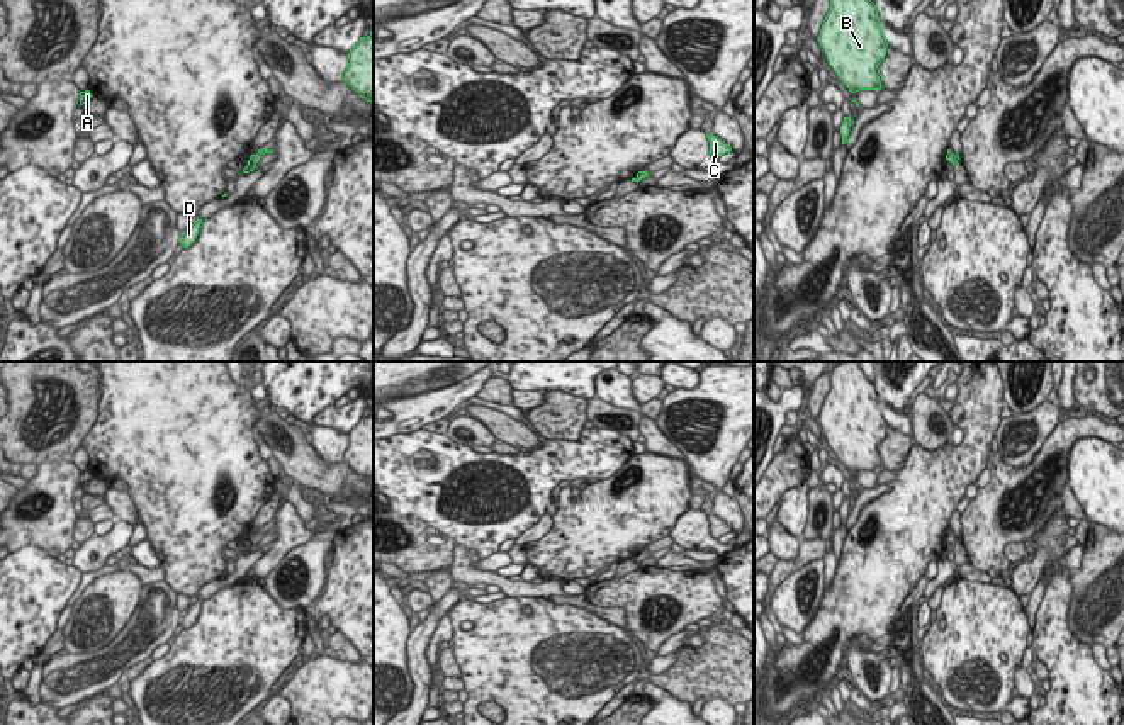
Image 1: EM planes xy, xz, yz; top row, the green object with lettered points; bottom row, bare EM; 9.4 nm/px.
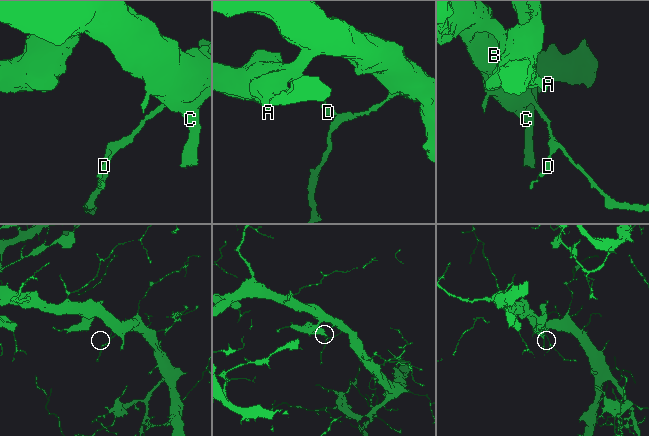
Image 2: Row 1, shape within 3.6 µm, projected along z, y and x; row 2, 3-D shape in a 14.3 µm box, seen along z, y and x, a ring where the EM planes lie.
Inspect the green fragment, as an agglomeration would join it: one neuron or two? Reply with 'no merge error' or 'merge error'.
no merge error

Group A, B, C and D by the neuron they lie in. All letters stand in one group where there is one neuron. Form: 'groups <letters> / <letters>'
groups A B C D

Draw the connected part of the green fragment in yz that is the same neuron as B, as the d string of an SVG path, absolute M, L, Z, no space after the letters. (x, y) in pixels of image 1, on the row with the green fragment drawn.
M830 0L818 42L849 92L881 88L878 65L886 56L888 42L871 0Z

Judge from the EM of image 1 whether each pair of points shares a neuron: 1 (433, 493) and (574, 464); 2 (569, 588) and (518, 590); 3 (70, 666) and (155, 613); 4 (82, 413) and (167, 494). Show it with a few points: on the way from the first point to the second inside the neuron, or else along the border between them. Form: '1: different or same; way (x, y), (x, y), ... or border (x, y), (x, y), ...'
1: same; way (466, 462), (539, 464)
2: different; border (561, 583), (561, 590), (567, 595)
3: same; way (92, 666), (106, 666), (136, 635)
4: different; border (99, 396), (97, 418), (80, 443)

